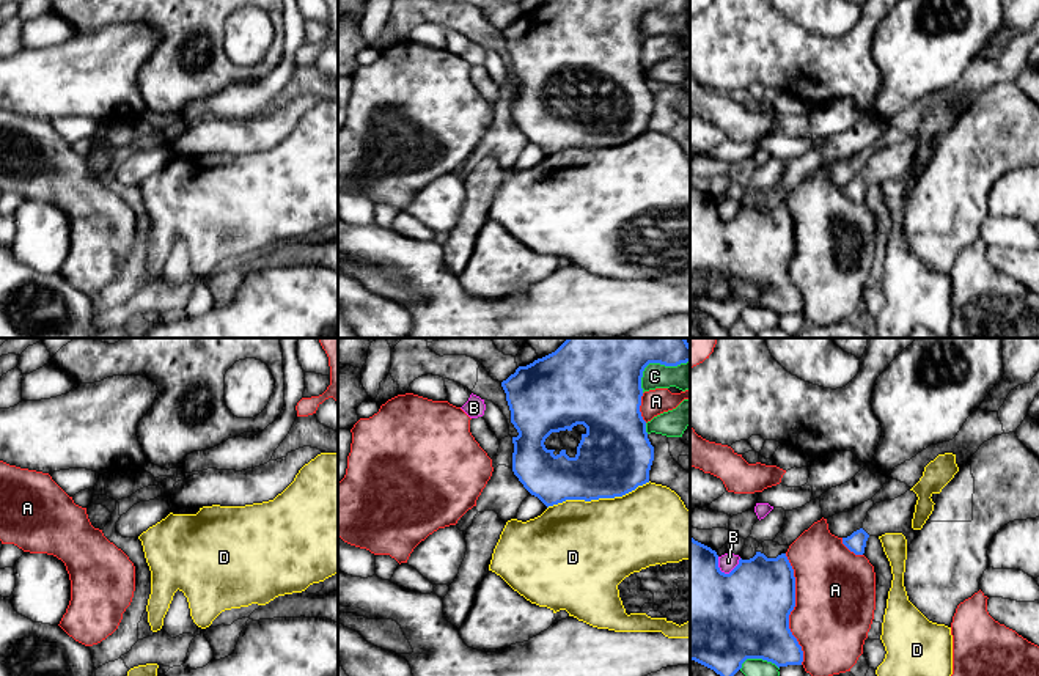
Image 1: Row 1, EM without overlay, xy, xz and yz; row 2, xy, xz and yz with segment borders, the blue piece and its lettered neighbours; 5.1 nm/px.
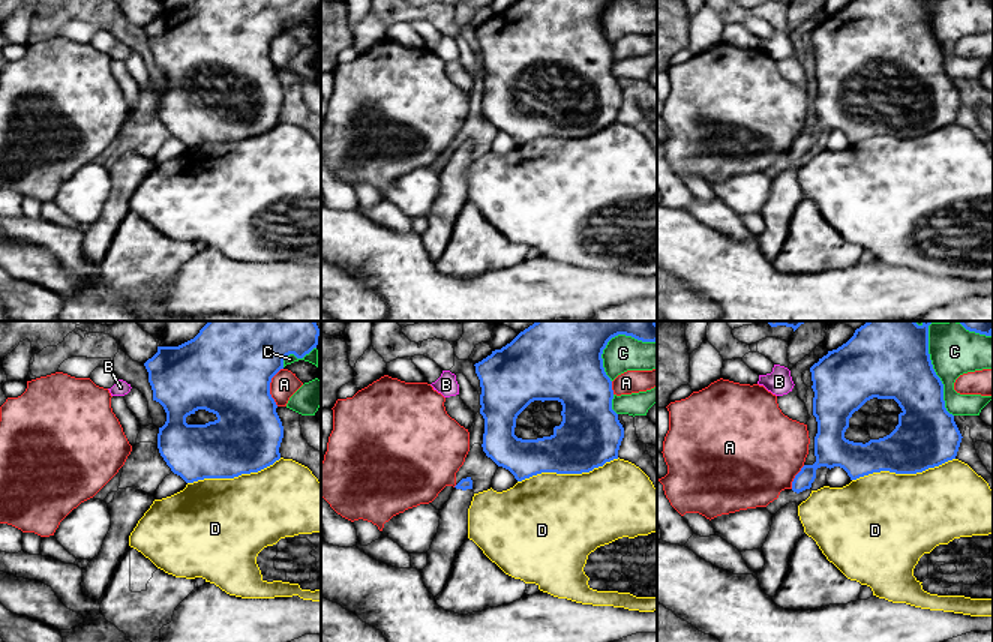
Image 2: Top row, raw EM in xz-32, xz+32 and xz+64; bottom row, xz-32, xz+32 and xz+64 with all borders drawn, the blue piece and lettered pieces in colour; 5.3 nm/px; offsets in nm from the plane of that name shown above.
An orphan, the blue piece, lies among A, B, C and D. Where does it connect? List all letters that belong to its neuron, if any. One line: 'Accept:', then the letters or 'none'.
Accept: none

